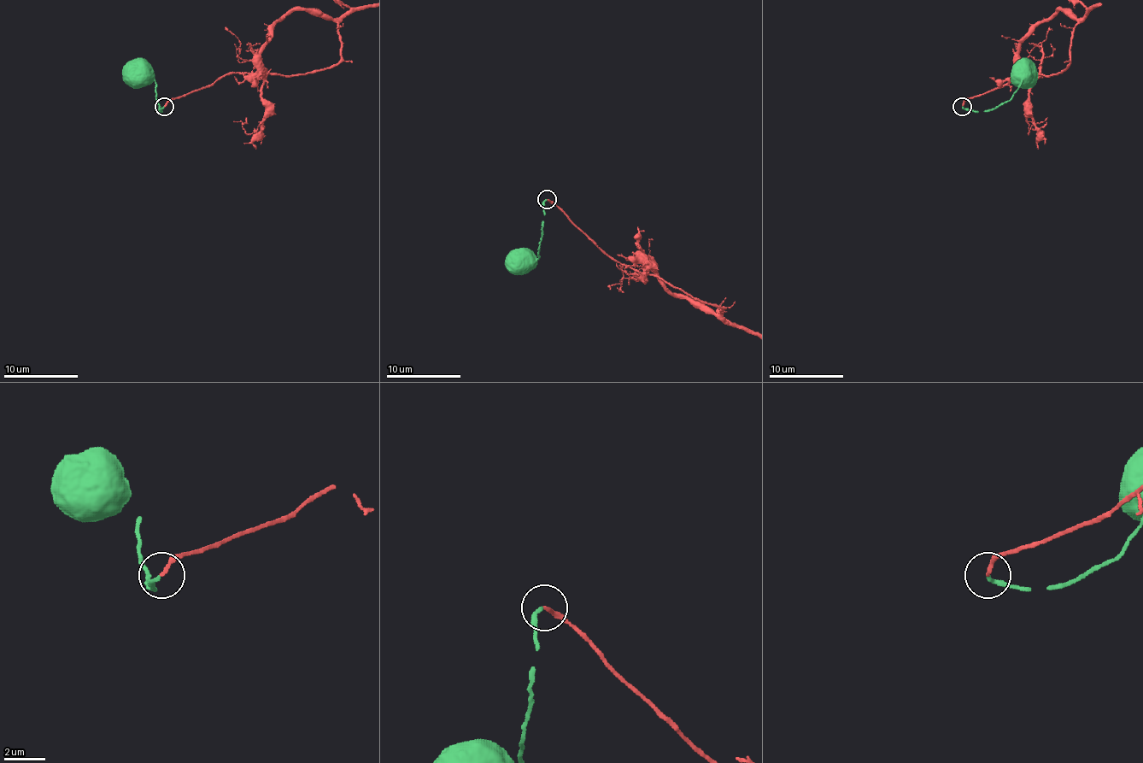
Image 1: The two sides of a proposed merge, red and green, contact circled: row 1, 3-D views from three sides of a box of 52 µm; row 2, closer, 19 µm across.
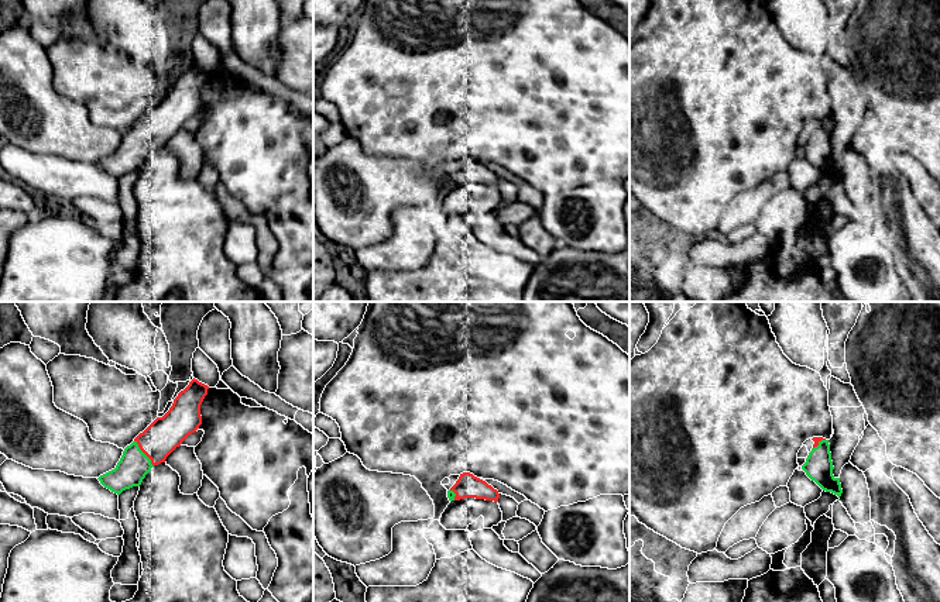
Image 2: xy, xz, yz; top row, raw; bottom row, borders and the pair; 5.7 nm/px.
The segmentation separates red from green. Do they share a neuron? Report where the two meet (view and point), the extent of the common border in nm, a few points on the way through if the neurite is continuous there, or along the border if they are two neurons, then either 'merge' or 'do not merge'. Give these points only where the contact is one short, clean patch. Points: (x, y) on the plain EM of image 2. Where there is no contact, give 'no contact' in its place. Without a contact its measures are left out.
contact xy (143, 136); length 180 nm; way xy (164, 119), (143, 136), (133, 151); merge

